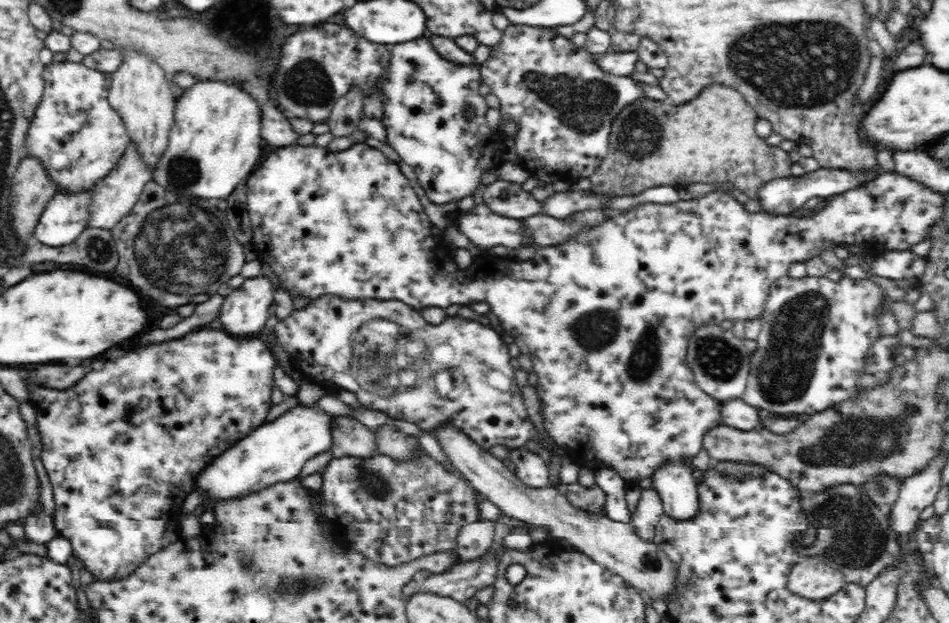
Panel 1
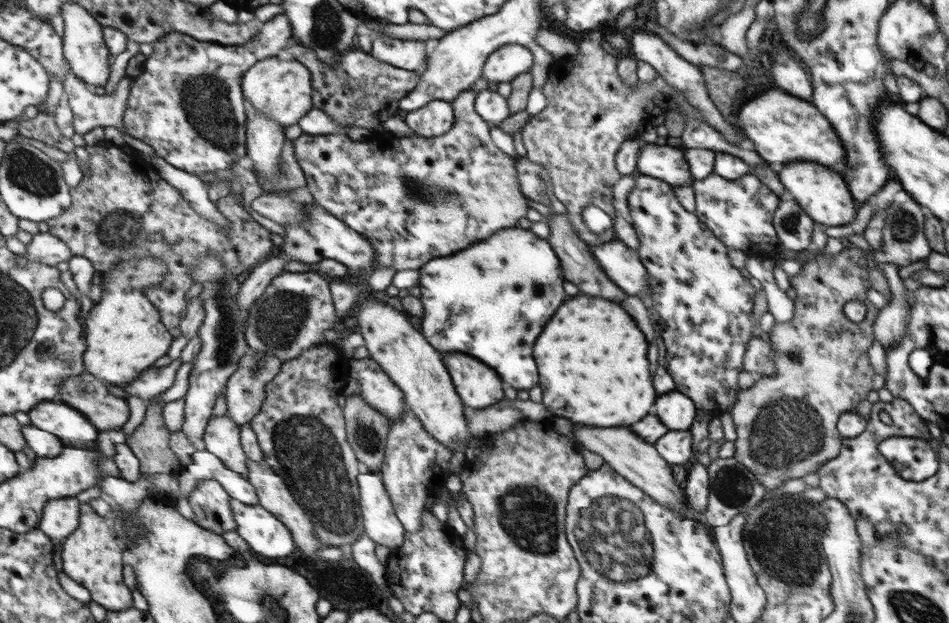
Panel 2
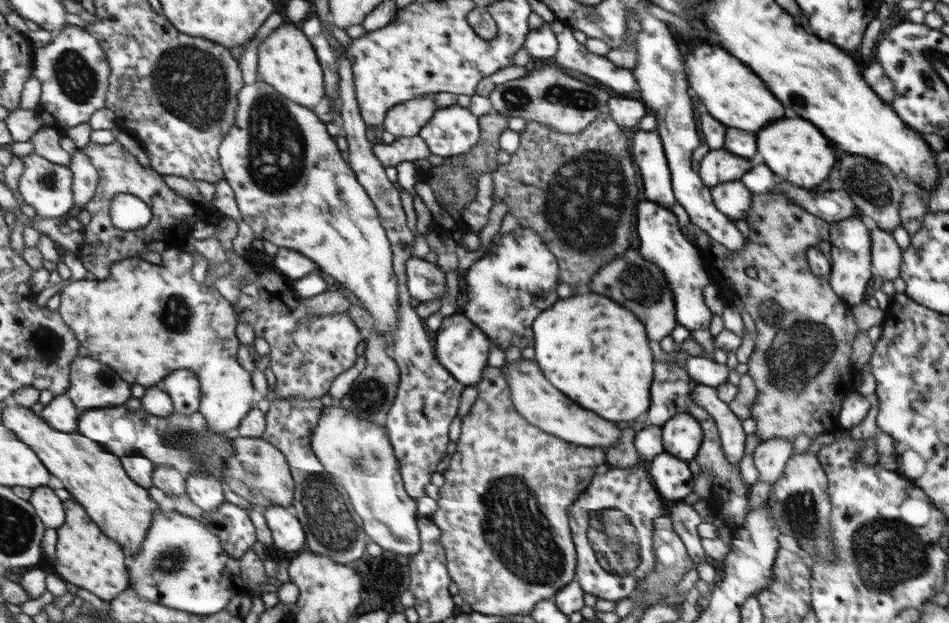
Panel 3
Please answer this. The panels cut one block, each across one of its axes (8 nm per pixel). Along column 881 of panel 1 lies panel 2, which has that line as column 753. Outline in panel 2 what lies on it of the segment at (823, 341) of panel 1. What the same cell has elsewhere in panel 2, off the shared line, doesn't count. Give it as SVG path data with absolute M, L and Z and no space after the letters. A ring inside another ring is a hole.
M637 173L635 178L635 186L629 190L626 202L623 207L628 209L629 216L631 218L631 228L635 230L637 236L637 242L639 247L637 248L637 254L641 264L645 267L647 272L647 283L651 288L651 300L652 308L657 311L657 316L660 318L660 335L663 339L662 344L665 345L665 364L667 364L666 372L671 375L674 381L674 391L685 394L693 402L697 411L707 410L711 411L713 408L719 408L724 411L725 408L731 407L736 401L735 396L738 396L737 390L737 376L741 372L741 366L743 366L743 352L745 352L745 344L751 340L751 310L753 310L753 296L755 296L755 290L751 288L751 284L747 282L747 278L743 278L737 268L733 268L727 260L727 247L715 237L713 233L705 225L705 222L701 220L697 214L687 212L679 206L679 202L675 200L673 192L671 192L671 185L666 181L659 180L658 177L645 176L645 174Z

